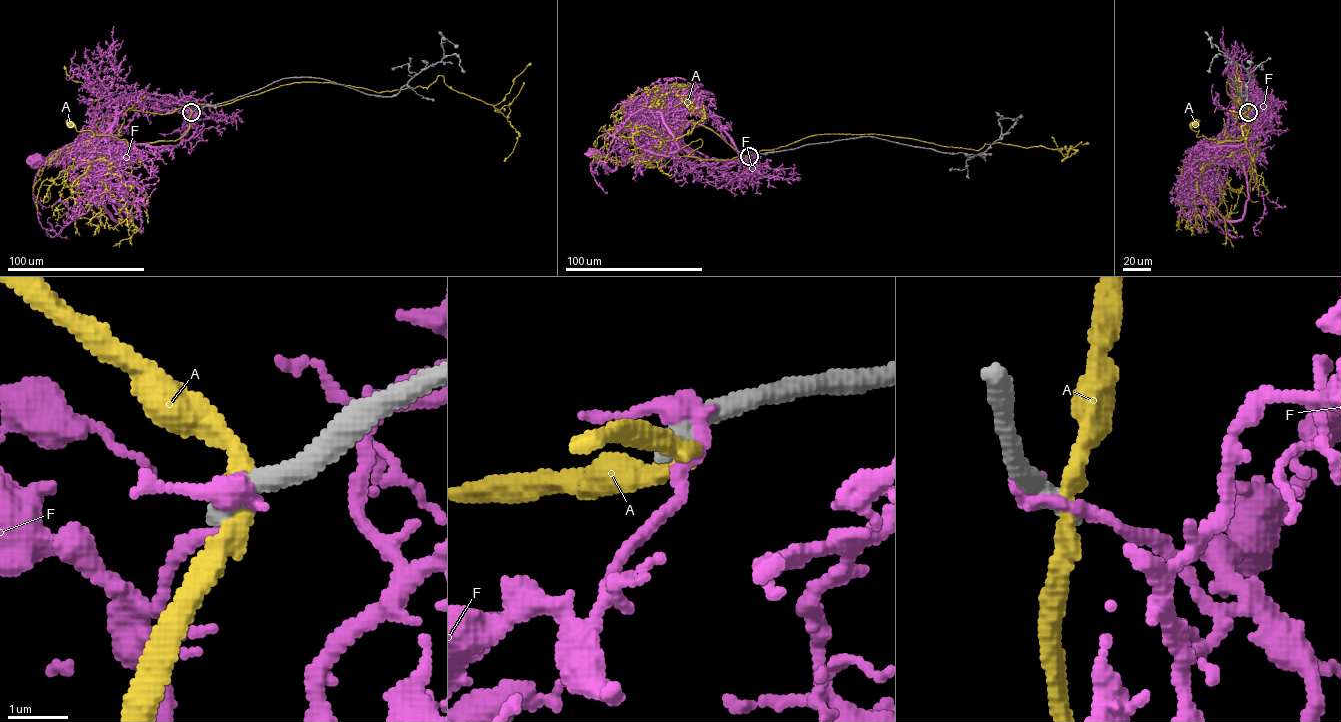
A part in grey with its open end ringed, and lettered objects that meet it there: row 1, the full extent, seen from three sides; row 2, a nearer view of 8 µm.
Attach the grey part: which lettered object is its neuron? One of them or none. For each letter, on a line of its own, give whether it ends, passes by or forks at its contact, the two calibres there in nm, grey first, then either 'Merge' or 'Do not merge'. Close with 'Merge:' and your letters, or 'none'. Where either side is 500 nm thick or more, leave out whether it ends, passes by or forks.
A: It passes by. Thickness 400 nm (grey) against 300 nm. Do not merge
F: It passes by. Thickness 440 nm (grey) against 300 nm. Do not merge
Merge: none

